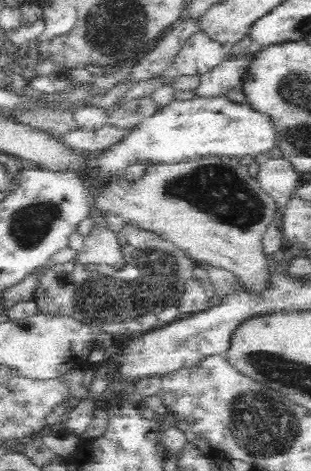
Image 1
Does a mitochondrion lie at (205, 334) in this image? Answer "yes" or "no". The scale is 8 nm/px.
no

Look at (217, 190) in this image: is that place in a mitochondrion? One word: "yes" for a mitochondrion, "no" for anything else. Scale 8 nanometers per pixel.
yes

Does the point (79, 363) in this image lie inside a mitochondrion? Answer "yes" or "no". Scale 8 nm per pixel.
no

